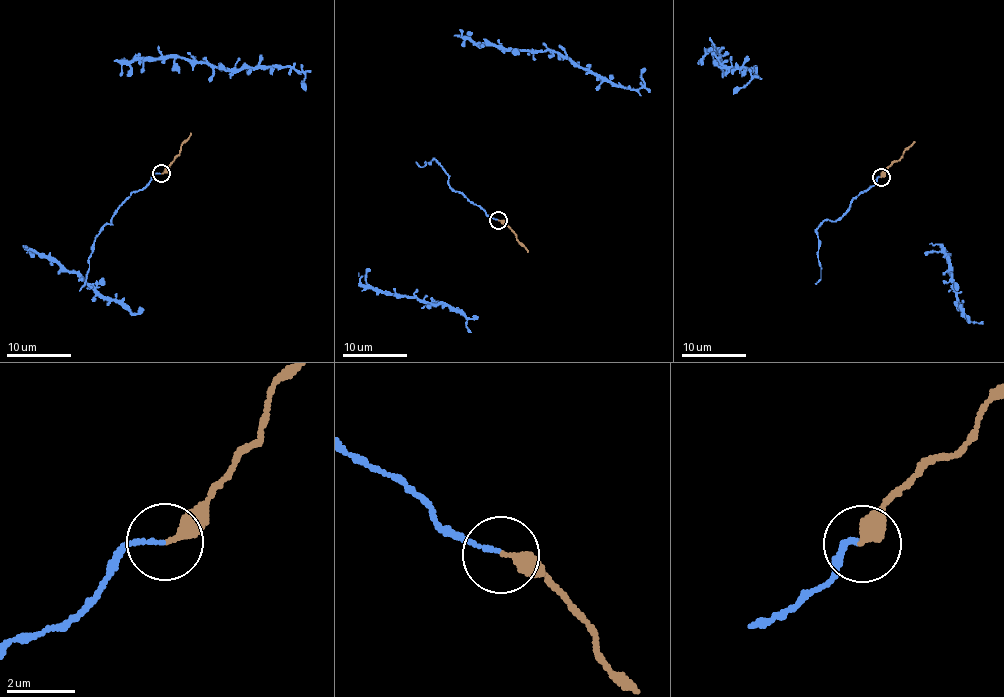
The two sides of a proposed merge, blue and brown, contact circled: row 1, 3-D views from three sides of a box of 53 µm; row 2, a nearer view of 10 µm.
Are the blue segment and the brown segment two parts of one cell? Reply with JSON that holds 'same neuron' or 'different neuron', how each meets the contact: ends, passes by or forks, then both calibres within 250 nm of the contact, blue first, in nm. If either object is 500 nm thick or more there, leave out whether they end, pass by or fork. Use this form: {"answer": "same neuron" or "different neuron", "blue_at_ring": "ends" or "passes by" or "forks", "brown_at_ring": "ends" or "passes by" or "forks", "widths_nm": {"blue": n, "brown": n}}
{"answer": "different neuron", "blue_at_ring": "ends", "brown_at_ring": "ends", "widths_nm": {"blue": 110, "brown": 320}}

